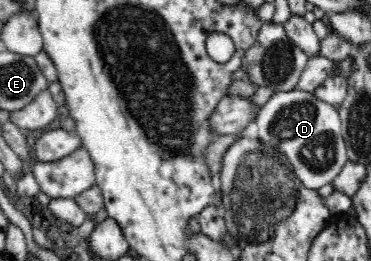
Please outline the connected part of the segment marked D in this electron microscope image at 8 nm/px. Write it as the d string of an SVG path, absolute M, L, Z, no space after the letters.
M300 89L272 93L255 117L258 141L278 149L290 160L294 174L306 189L318 191L325 185L333 185L342 167L348 162L348 154L341 135L339 110L316 98L312 92Z

